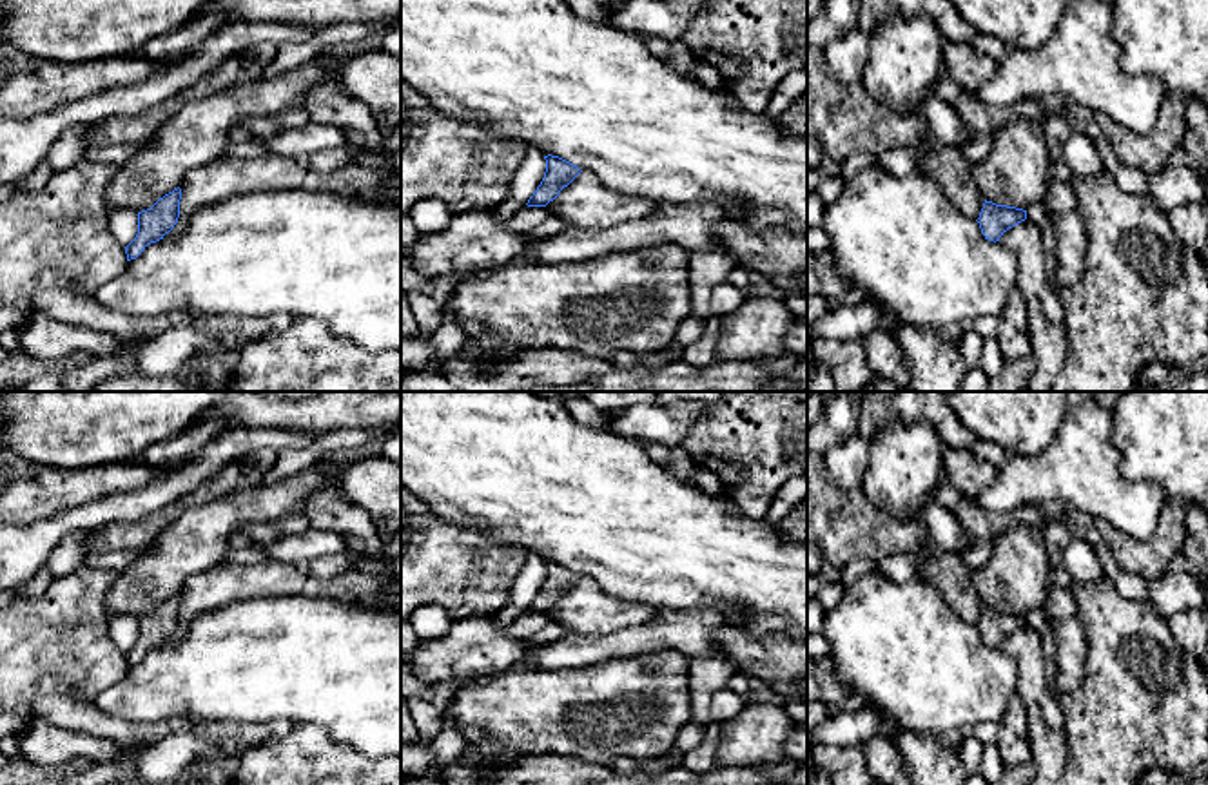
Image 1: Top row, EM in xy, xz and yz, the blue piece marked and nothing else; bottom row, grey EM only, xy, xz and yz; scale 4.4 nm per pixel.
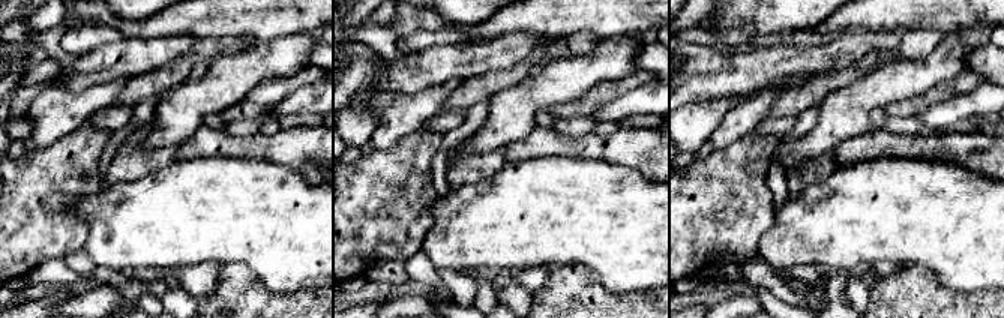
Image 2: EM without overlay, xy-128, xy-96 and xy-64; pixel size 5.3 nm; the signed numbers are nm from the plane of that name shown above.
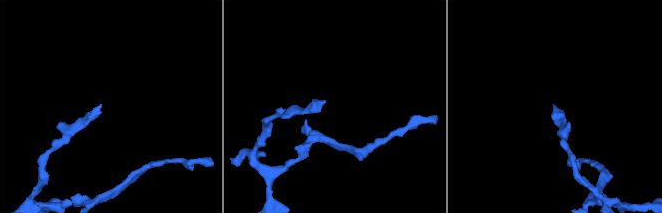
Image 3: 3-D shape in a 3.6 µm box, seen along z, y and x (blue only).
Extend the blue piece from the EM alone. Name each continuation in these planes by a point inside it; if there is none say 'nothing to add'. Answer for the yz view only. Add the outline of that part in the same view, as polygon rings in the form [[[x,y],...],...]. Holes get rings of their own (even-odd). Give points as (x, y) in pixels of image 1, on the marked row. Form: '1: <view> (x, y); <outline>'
1: yz (947, 165); [[[960,147],[934,149],[920,165],[920,172],[932,176],[960,212],[972,219],[979,218],[985,199]]]

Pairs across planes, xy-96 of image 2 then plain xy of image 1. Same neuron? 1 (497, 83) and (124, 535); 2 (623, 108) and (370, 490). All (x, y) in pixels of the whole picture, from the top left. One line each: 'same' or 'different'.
1: same
2: different

